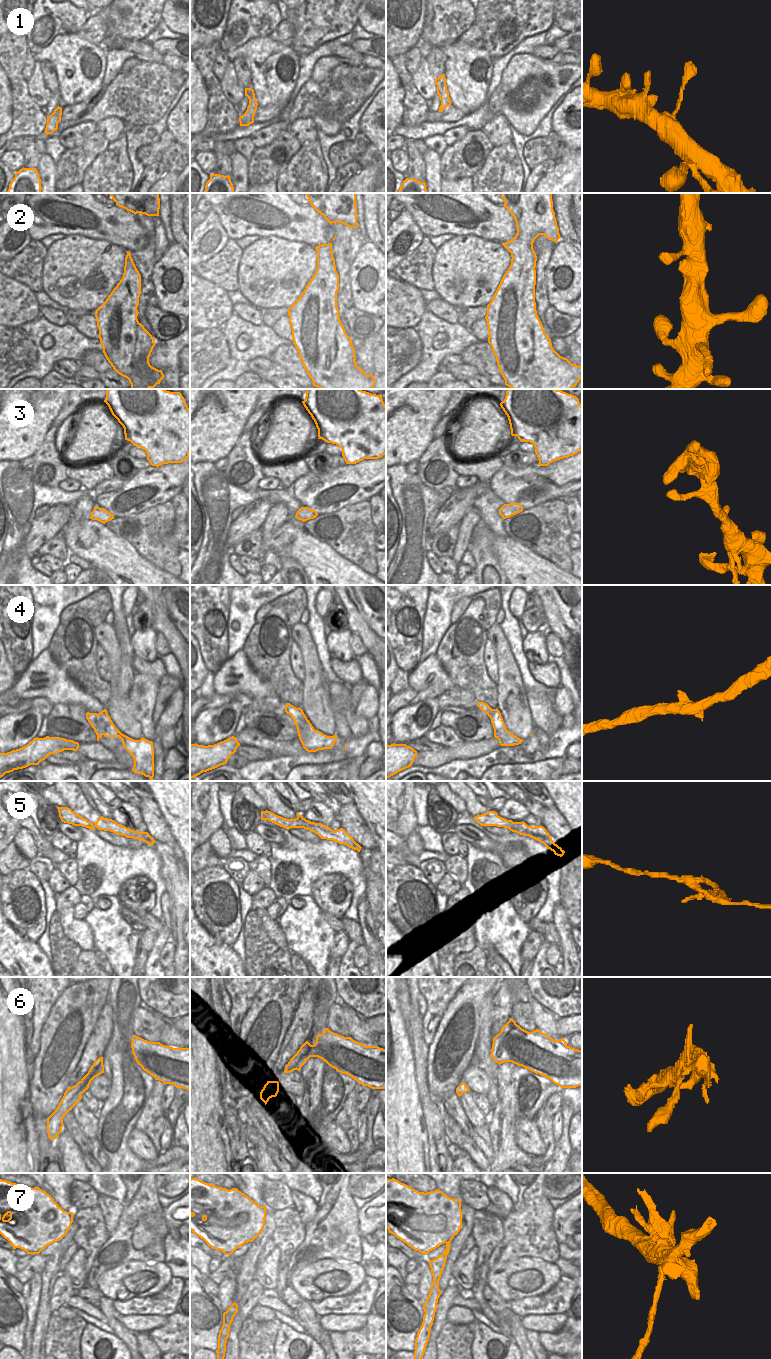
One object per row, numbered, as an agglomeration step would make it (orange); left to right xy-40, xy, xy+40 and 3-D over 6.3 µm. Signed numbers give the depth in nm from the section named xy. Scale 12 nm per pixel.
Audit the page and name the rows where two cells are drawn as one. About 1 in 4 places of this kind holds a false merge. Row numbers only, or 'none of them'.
5, 7

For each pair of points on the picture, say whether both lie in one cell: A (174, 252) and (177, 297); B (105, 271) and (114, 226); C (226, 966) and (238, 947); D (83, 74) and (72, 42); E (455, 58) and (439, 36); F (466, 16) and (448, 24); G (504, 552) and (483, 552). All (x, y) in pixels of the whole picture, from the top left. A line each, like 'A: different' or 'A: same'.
A: same
B: different
C: different
D: same
E: different
F: same
G: different

